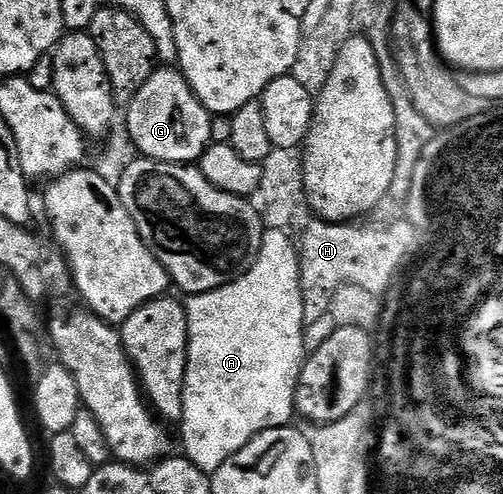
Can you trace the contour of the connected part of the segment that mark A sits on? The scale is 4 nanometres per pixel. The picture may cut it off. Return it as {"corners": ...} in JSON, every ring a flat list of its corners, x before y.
{"corners":[[267,228,263,235,259,258,246,275,240,276,239,279,231,281,222,288,216,288,212,292,191,294,184,304,188,319,188,362,184,380,184,419,179,422,178,429,180,429,181,439,184,440,183,456,187,457,189,461,193,461,203,473,211,475,218,471,218,467,222,467,222,463,226,463,226,459,230,459,238,451,242,451,242,447,246,447,246,443,250,443,250,439,254,439,254,435,267,429,285,428,291,422,288,420,296,413,296,388,300,382,300,372,304,369,306,360,306,348,304,349,306,322,303,319,299,250,295,240,284,229]]}

